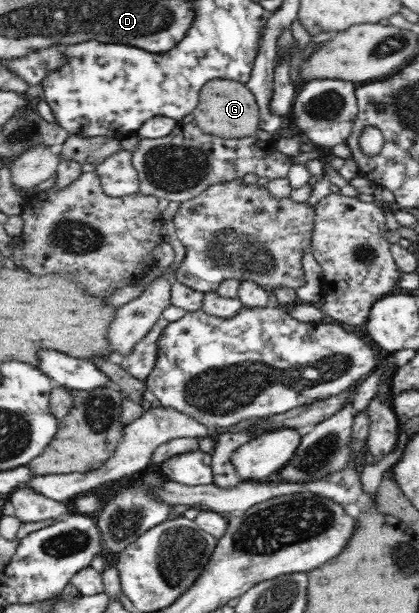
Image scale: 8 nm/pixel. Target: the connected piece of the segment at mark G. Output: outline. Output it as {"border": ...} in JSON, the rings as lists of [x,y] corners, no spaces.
{"border":[[[212,79],[199,94],[199,102],[192,111],[195,124],[206,135],[216,135],[222,139],[242,139],[254,136],[259,122],[259,107],[254,94],[238,81]]]}

